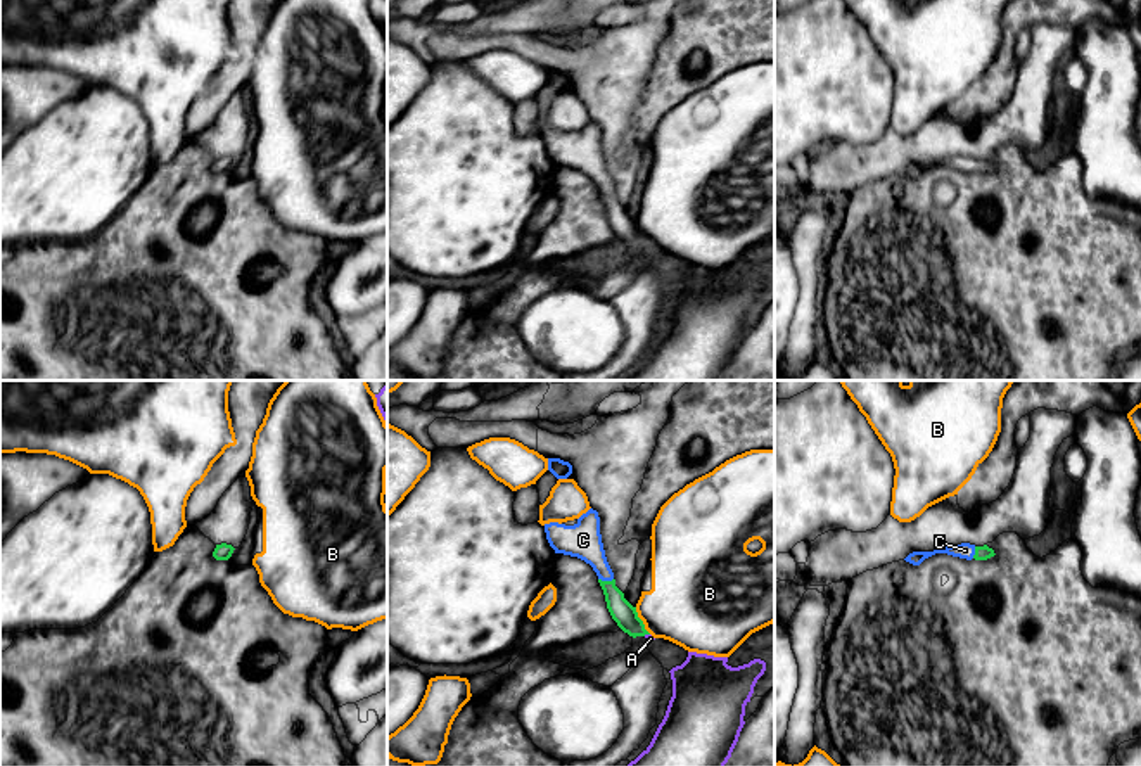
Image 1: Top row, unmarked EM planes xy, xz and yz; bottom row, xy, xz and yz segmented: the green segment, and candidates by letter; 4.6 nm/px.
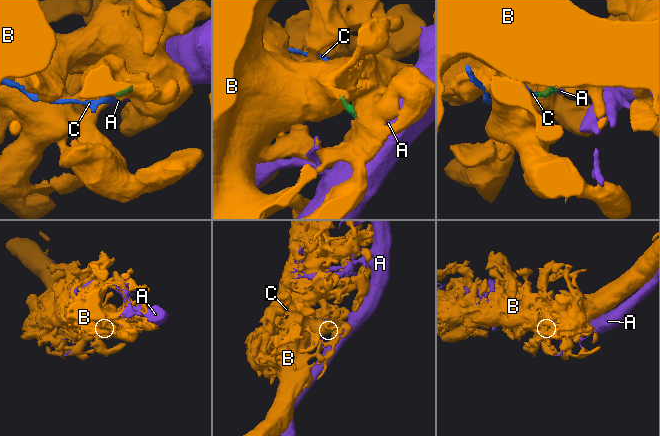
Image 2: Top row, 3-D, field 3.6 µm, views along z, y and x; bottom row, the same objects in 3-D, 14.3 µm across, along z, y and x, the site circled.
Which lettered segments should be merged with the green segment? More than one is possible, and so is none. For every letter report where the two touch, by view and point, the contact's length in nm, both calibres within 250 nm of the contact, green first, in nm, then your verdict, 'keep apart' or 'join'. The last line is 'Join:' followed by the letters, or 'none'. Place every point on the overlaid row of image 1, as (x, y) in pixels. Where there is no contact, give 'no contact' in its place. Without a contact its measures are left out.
A: xz (645, 633) | 30 nm | 110/40 nm | join
B: xz (642, 621) | 150 nm | 110/400 nm | keep apart
C: xz (605, 581) | 70 nm | 110/170 nm | join
Join: A, C

